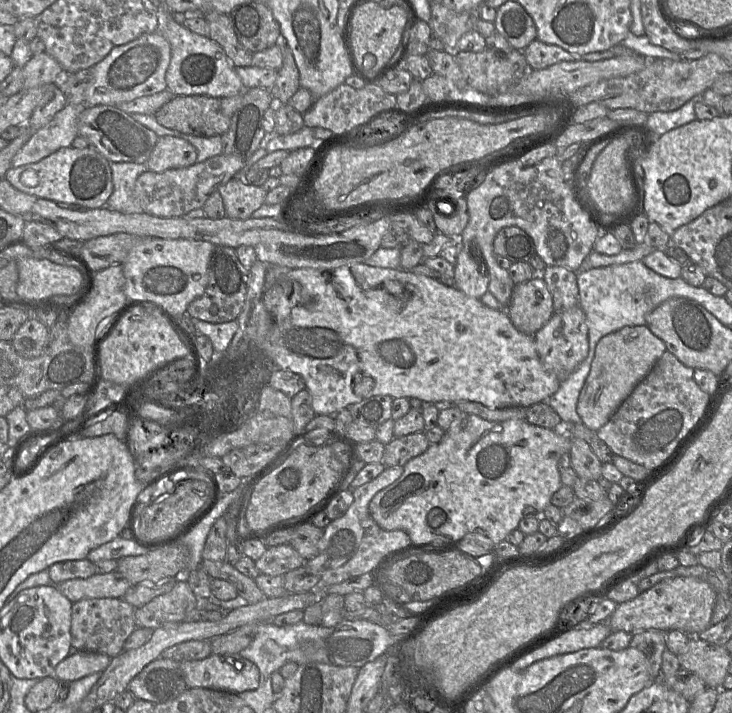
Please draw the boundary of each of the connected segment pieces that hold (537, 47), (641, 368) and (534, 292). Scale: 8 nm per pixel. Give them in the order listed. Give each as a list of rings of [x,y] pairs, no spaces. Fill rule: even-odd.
[[[533,40],[523,54],[529,66],[534,70],[547,68],[561,61],[581,60],[582,55],[574,55],[560,46]]]
[[[627,326],[602,337],[597,346],[589,375],[578,397],[576,411],[583,424],[593,431],[605,425],[622,402],[649,374],[656,362],[666,351],[666,344],[646,326]]]
[[[542,275],[515,285],[506,311],[519,332],[534,336],[554,314],[552,296]]]

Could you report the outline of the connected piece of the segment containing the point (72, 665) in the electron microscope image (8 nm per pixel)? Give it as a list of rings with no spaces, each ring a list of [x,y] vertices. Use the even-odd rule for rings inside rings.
[[[74,651],[55,667],[55,678],[58,681],[72,682],[97,672],[103,672],[112,658],[106,654]]]

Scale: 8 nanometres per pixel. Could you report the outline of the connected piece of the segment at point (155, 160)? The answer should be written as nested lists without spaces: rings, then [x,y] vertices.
[[[163,135],[158,138],[146,162],[147,169],[163,172],[168,169],[188,167],[197,162],[197,151],[185,139]]]

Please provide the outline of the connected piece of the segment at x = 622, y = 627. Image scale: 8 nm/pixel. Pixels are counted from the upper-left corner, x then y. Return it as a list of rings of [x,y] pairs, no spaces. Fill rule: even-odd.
[[[696,577],[668,578],[655,584],[637,597],[618,604],[608,618],[612,632],[625,631],[632,635],[646,630],[681,630],[690,636],[698,636],[712,625],[711,617],[716,602],[716,592],[704,580]]]

